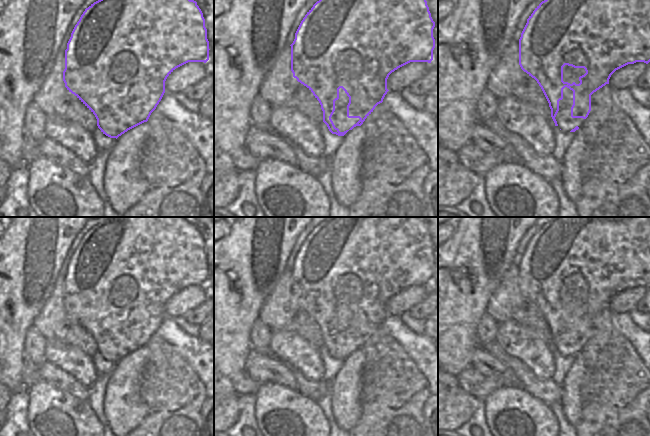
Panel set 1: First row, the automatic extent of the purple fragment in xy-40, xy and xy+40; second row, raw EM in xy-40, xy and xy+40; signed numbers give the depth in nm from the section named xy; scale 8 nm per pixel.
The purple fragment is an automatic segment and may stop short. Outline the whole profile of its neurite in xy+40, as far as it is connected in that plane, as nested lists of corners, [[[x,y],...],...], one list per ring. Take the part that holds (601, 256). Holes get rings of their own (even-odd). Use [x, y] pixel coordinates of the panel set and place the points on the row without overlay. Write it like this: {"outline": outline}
{"outline": [[[552,217],[546,224],[542,225],[527,243],[527,247],[519,263],[519,289],[529,300],[534,302],[541,311],[551,333],[551,341],[558,350],[555,343],[559,335],[559,325],[563,323],[563,313],[565,311],[573,315],[573,329],[571,331],[572,342],[586,343],[591,335],[591,319],[609,308],[611,299],[618,293],[636,286],[650,286],[650,217]],[[565,289],[574,292],[584,292],[586,297],[579,301],[579,308],[572,308],[563,305],[563,291]]]}

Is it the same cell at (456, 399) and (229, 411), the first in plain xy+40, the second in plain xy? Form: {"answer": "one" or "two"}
{"answer": "one"}

